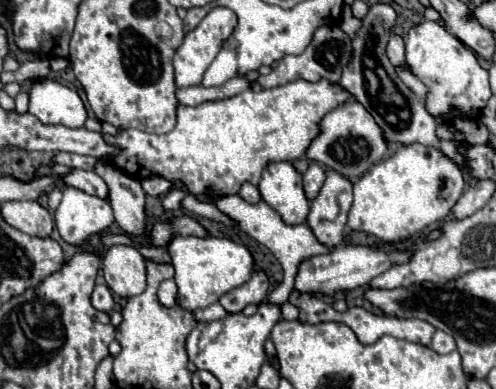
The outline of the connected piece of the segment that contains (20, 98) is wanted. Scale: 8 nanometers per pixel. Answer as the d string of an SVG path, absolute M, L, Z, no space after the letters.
M30 80L28 82L24 82L22 84L22 90L20 90L20 94L16 96L16 112L26 112L28 110L28 90L30 90Z

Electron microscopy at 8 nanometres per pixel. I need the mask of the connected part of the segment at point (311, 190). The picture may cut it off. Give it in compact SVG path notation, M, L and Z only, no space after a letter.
M310 164L310 168L302 174L302 178L304 178L304 192L306 192L306 198L308 198L308 200L314 200L314 198L318 196L318 192L320 192L324 180L326 180L324 168L318 166L318 164Z

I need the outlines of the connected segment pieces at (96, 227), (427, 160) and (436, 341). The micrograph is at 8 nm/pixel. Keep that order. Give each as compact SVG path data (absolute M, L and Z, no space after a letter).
M66 188L62 202L54 212L54 222L62 240L72 246L82 246L90 236L108 230L114 222L114 214L106 200L78 188Z
M408 144L390 158L376 164L354 184L354 202L348 212L348 226L364 230L386 242L398 242L426 232L448 218L464 192L464 174L458 164L438 148Z
M436 330L430 348L432 348L434 352L438 352L438 354L448 354L448 352L456 350L456 342L454 342L454 338L452 338L450 334L446 334L446 332L442 332L442 330Z

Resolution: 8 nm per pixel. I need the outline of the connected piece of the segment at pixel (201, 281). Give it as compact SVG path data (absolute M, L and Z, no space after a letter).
M176 236L168 244L168 254L176 270L174 280L178 286L178 306L184 310L206 308L220 300L228 290L244 284L254 268L252 254L228 238L198 238L198 236Z

